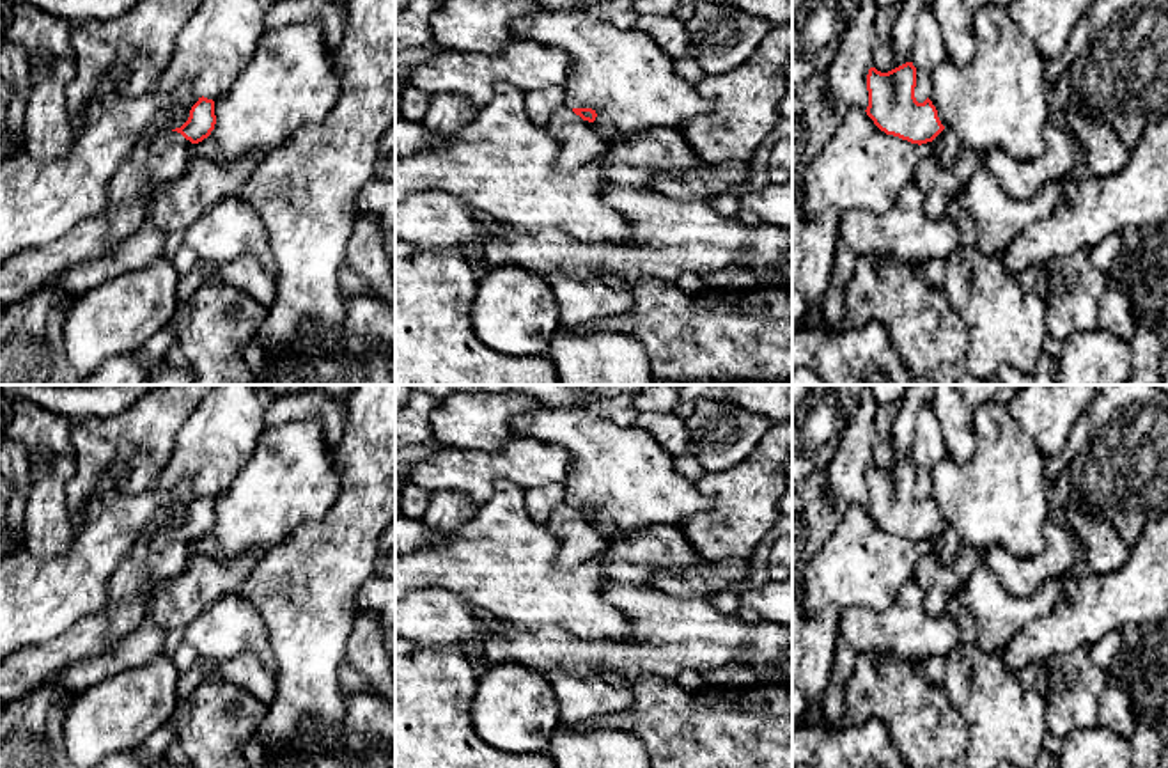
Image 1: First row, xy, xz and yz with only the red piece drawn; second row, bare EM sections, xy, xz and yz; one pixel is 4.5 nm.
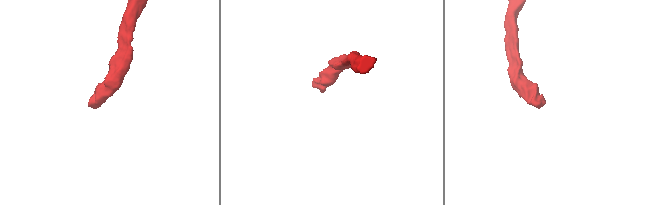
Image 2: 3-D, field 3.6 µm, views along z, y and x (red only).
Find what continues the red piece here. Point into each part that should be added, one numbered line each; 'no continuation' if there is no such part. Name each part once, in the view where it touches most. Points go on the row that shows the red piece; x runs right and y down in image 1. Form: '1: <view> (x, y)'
1: xy (171, 153)

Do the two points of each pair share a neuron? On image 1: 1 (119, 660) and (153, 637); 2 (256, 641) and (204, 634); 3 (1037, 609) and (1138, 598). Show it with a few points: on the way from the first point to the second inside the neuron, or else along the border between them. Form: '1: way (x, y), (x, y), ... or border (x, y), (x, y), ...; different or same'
1: way (128, 655), (144, 644); same
2: way (243, 634), (217, 634); same
3: border (1066, 577), (1064, 600), (1018, 630); different

